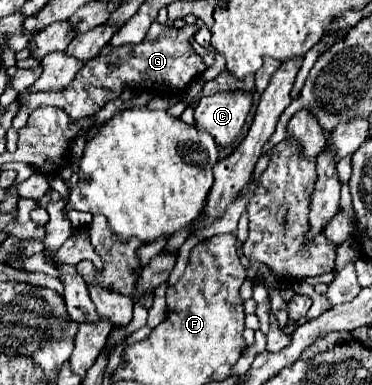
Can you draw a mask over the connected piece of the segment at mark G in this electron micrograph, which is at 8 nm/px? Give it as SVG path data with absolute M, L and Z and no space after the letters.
M157 21L147 31L147 37L139 45L105 45L101 53L85 61L83 69L77 73L73 83L65 91L23 91L17 97L19 109L33 111L41 105L55 105L65 109L71 119L83 119L87 115L95 115L107 101L117 99L123 89L147 89L151 93L179 93L191 81L195 81L207 67L203 59L191 47L191 37L197 33L197 25L185 25L183 29L175 29L169 25L159 25Z

